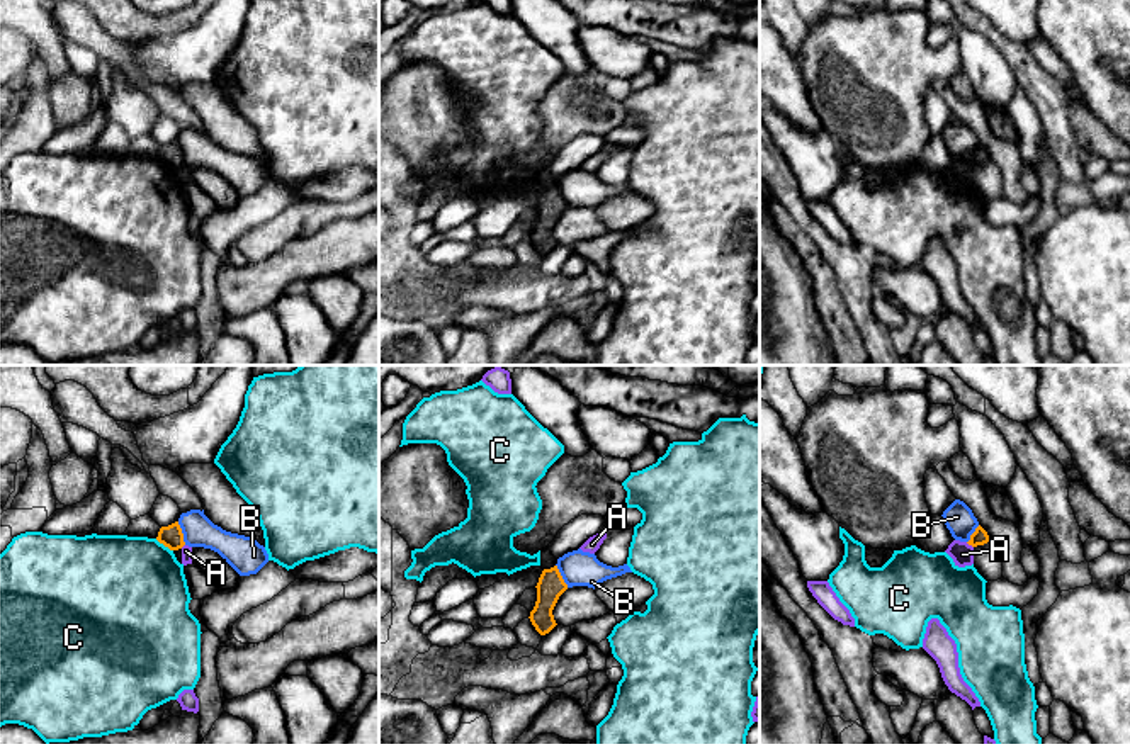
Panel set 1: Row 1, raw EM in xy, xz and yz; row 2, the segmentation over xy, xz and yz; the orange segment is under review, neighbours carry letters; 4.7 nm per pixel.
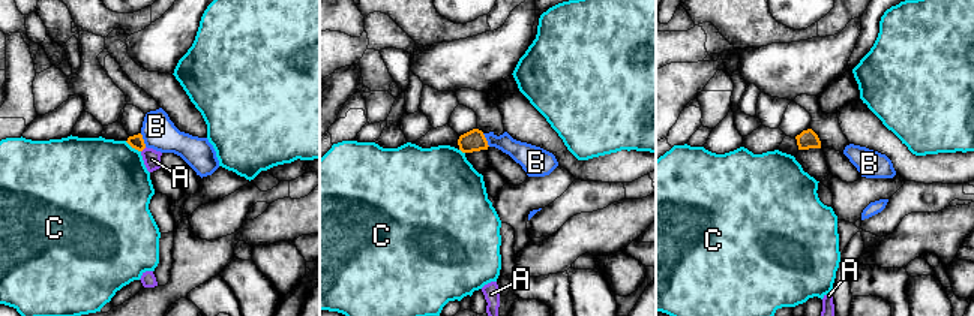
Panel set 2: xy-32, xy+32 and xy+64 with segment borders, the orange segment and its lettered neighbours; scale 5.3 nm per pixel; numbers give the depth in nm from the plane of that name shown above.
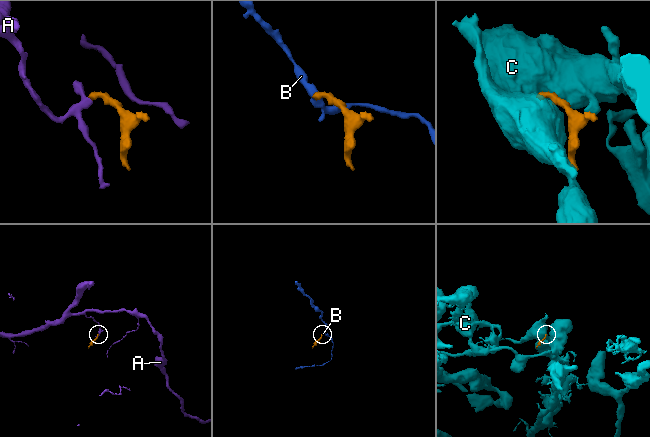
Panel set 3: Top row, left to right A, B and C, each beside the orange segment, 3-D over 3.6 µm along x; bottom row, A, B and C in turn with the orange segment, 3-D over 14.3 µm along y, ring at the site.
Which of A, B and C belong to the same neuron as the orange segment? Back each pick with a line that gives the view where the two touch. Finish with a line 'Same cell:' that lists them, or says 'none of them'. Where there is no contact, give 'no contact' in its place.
Same cell: none of them

